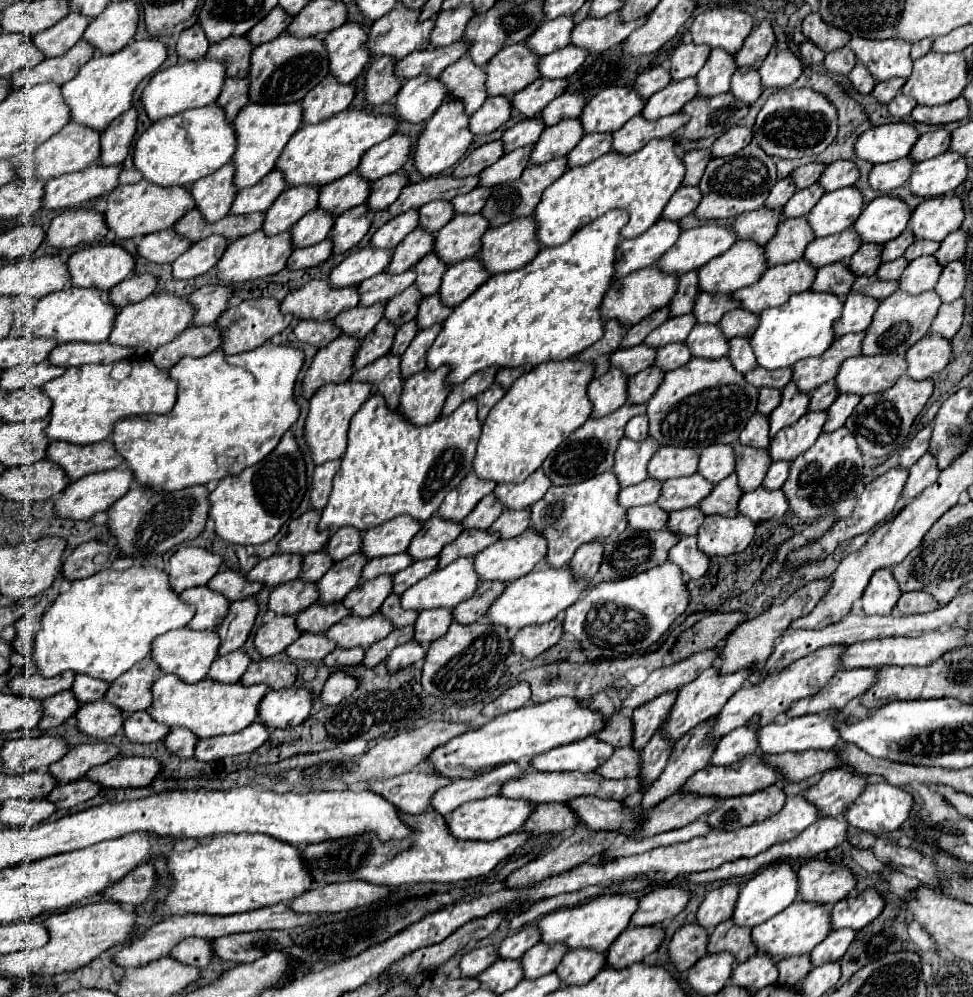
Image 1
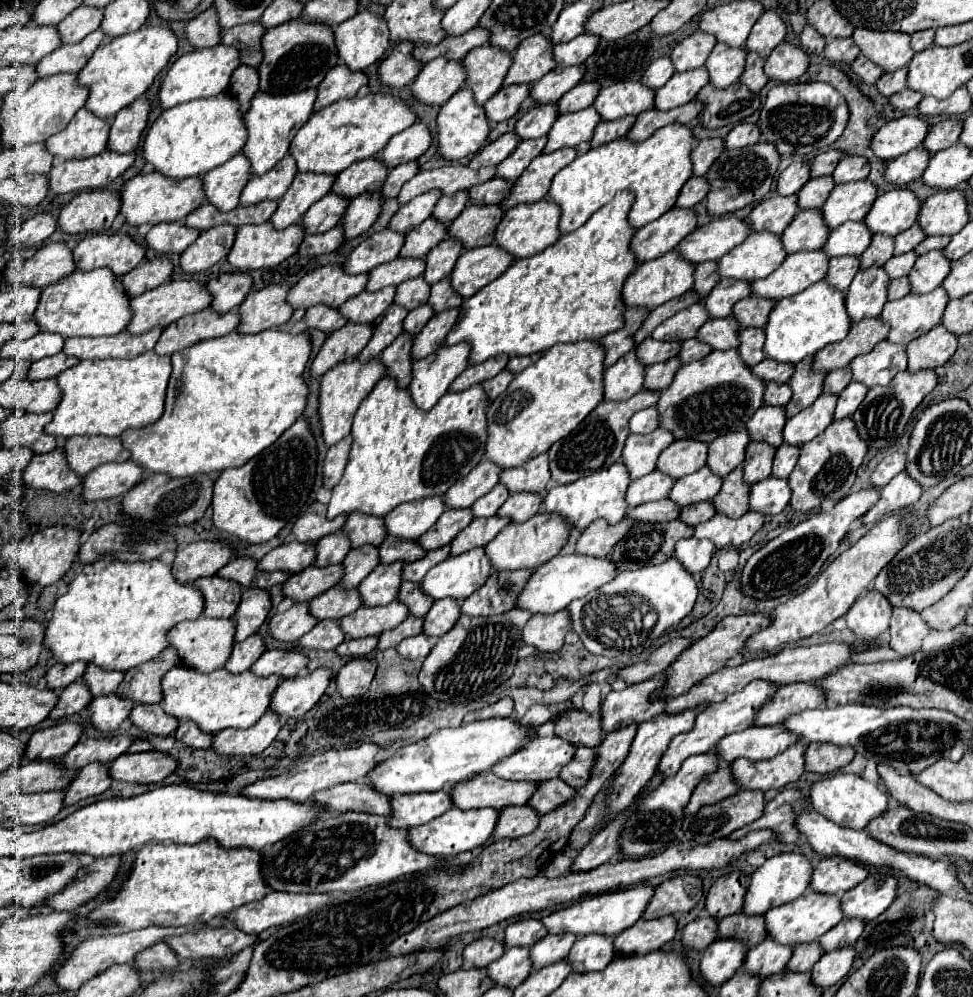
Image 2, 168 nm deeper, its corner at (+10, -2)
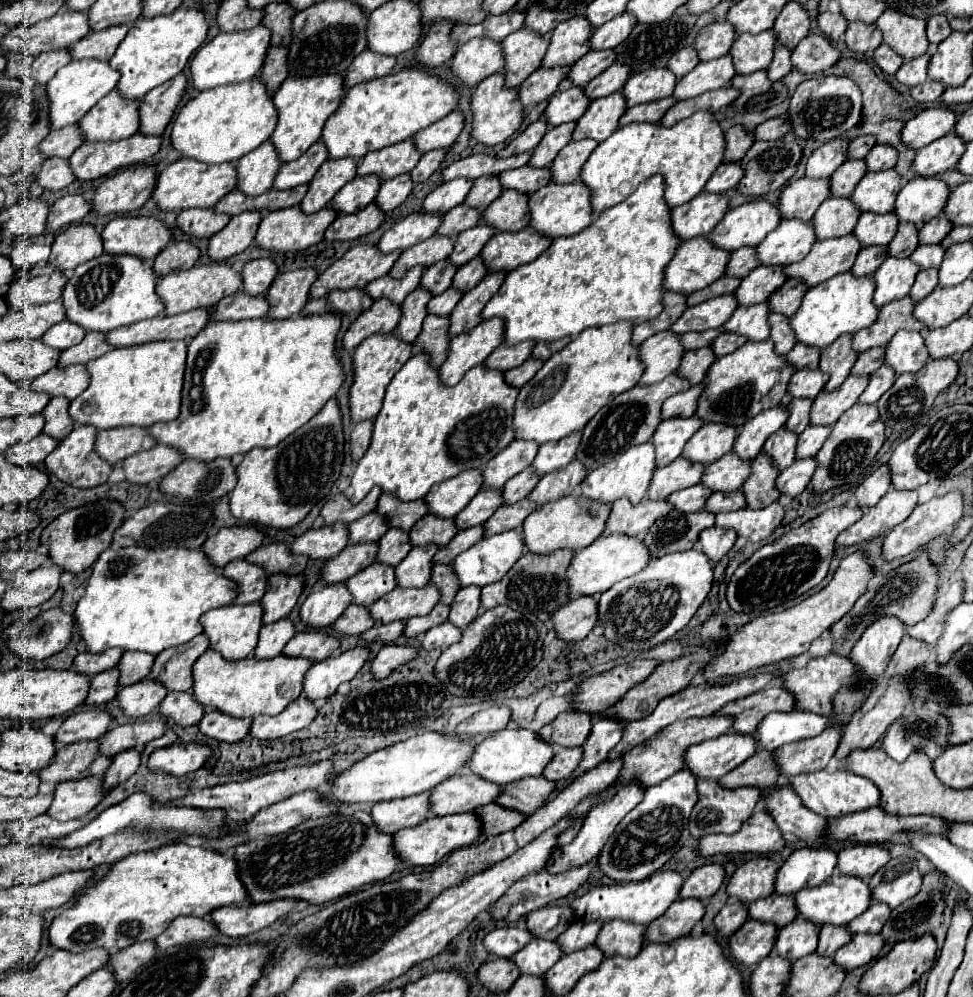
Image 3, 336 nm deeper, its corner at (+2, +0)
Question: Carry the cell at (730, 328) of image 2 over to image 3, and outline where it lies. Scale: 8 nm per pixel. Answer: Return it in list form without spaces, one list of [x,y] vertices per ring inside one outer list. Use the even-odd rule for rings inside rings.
[[[758,303],[750,307],[738,307],[734,315],[726,321],[724,329],[730,333],[746,335],[750,341],[764,341],[770,335],[768,323],[768,303]]]

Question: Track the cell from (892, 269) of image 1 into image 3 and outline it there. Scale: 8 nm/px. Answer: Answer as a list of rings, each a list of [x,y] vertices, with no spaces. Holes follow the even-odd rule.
[[[920,245],[918,251],[914,251],[910,255],[910,259],[916,259],[916,263],[926,269],[926,267],[938,267],[938,263],[942,263],[944,259],[944,247],[938,245]]]

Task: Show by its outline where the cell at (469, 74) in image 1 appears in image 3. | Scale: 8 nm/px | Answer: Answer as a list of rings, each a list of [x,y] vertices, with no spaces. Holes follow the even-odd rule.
[[[522,27],[510,33],[502,43],[506,51],[506,65],[504,65],[506,87],[514,89],[540,67],[546,47],[550,45],[550,39],[534,35],[534,31]]]

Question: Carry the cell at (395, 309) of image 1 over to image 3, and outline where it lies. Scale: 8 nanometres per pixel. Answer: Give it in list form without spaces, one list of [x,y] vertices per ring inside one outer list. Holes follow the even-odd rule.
[[[450,259],[438,261],[438,263],[434,263],[434,267],[426,269],[420,285],[424,289],[428,289],[432,295],[438,295],[452,285],[452,277],[456,271],[458,271],[458,267],[454,267],[454,263],[450,263]]]

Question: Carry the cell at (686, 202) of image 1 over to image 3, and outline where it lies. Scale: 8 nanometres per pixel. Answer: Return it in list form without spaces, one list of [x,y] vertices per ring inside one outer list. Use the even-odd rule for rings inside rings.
[[[722,163],[714,175],[708,179],[704,191],[708,193],[724,193],[728,189],[734,189],[744,175],[744,169],[740,163]]]

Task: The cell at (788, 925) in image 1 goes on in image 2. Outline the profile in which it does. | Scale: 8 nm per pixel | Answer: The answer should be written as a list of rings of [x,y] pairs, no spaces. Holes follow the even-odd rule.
[[[806,891],[806,895],[764,913],[768,937],[780,945],[798,945],[798,943],[818,941],[828,929],[832,929],[840,921],[842,921],[840,897],[822,895],[822,893],[814,893],[814,891]]]

